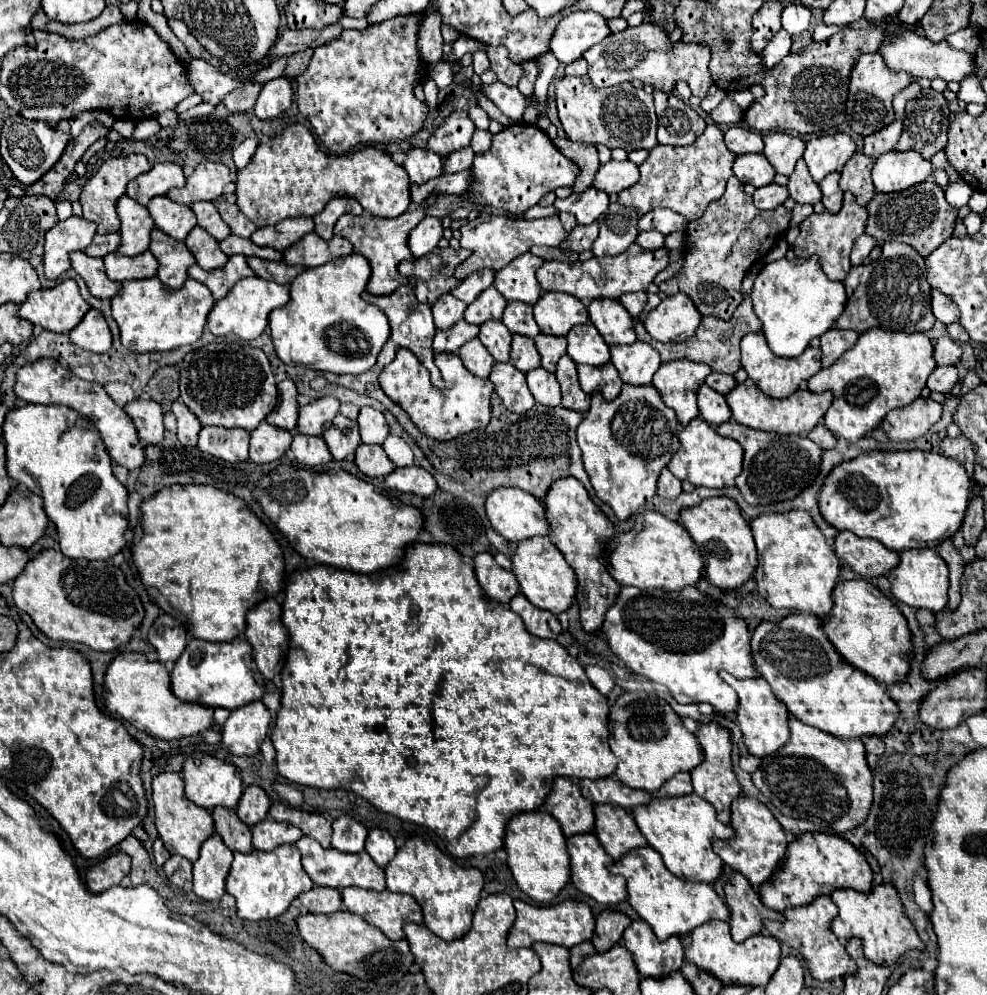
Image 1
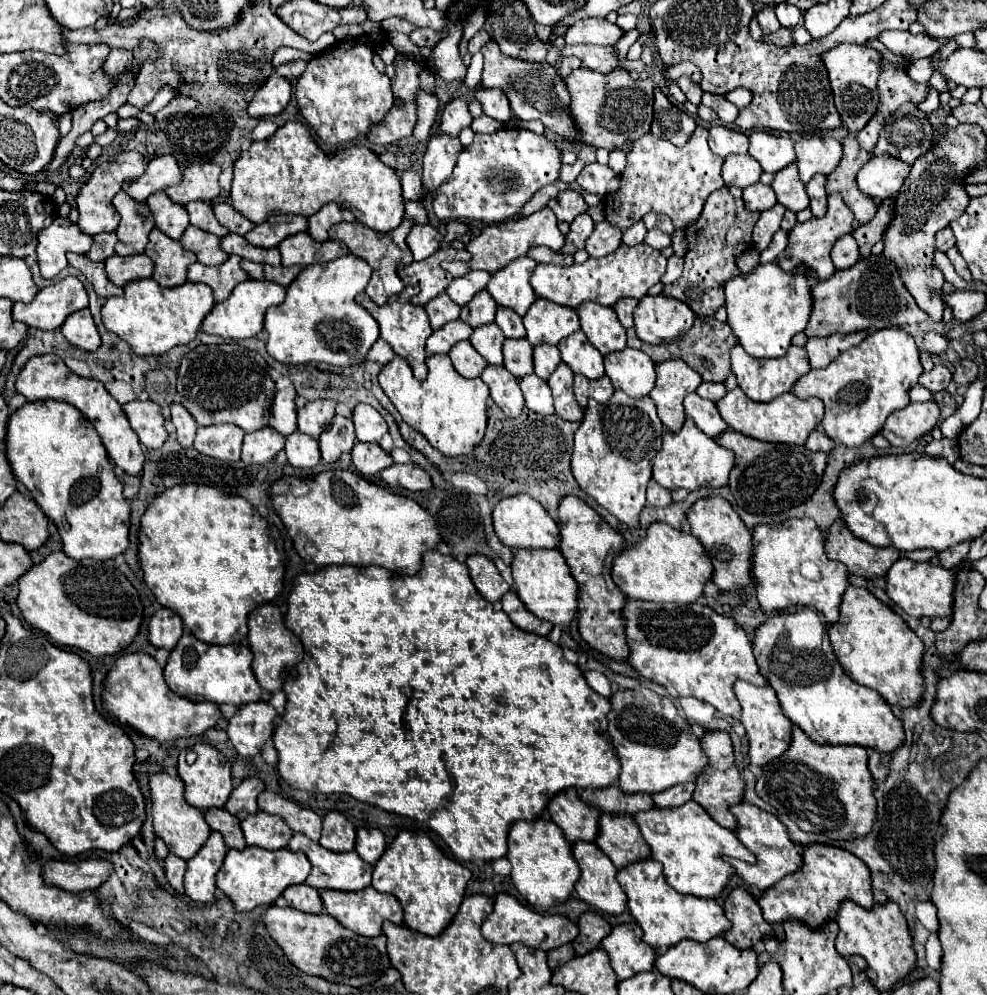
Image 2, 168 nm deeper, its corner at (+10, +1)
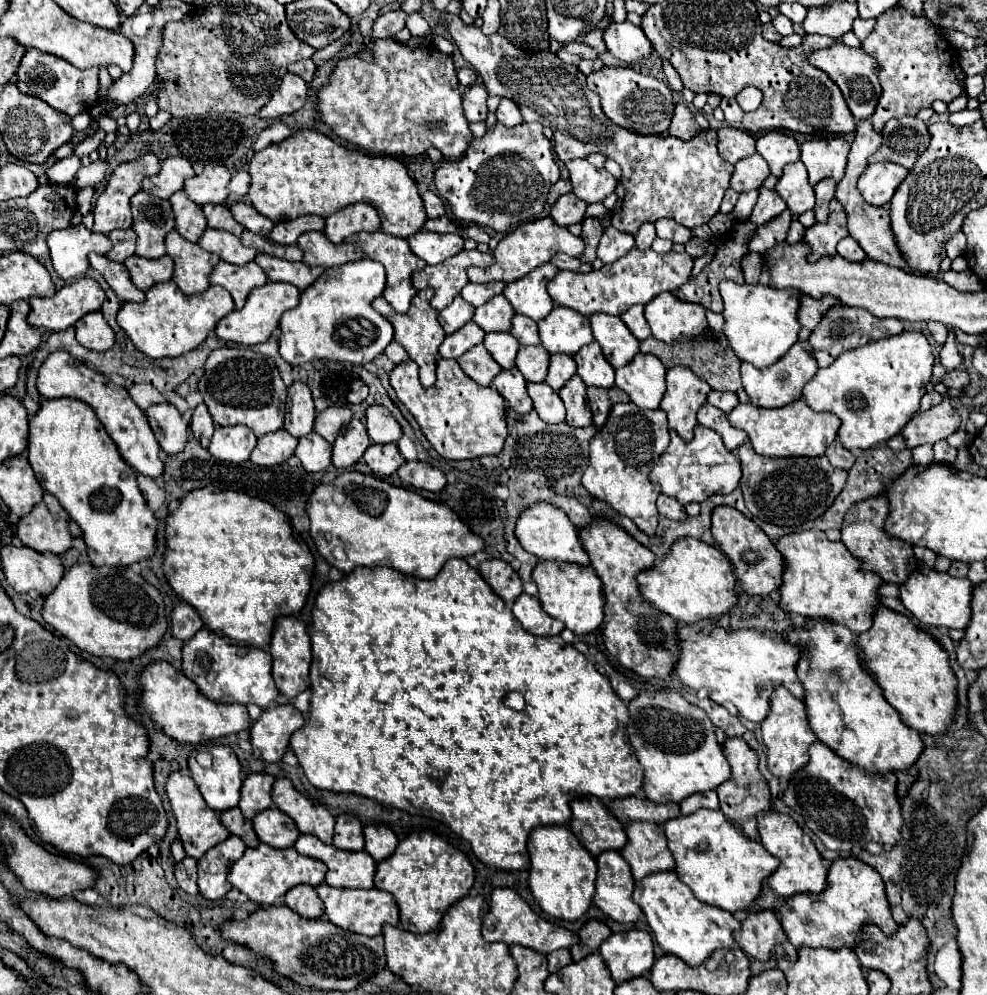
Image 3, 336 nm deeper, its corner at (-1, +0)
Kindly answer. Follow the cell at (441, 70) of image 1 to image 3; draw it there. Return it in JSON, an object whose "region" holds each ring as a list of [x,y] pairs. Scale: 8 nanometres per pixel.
{"region":[[[501,98],[499,110],[497,110],[497,120],[505,126],[517,126],[523,122],[519,108],[515,106],[515,102],[511,102],[509,98]]]}

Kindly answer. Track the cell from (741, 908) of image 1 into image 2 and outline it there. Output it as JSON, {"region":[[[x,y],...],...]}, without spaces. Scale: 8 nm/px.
{"region":[[[734,889],[728,895],[724,911],[732,923],[732,927],[724,933],[724,939],[738,949],[752,949],[772,929],[764,921],[756,899],[744,889]]]}

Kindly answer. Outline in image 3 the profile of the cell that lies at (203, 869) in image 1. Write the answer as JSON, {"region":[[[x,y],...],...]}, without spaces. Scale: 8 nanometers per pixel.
{"region":[[[231,834],[227,840],[213,846],[197,860],[197,874],[199,874],[197,884],[203,898],[219,900],[231,890],[227,874],[233,862],[245,852],[245,848],[247,846],[243,844],[243,840]]]}

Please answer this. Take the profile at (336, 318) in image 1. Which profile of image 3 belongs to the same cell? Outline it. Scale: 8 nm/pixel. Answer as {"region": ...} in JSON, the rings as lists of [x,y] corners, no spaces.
{"region":[[[369,258],[327,268],[307,290],[295,308],[279,322],[279,352],[285,362],[297,366],[309,360],[339,360],[367,364],[393,342],[393,326],[373,310],[371,302],[385,290],[385,268]]]}

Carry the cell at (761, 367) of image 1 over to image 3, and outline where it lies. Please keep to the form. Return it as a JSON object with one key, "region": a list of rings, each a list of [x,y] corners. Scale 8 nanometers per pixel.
{"region":[[[795,342],[791,346],[791,350],[779,362],[767,366],[767,368],[755,368],[747,362],[741,364],[743,388],[749,394],[751,402],[755,406],[761,406],[761,408],[781,408],[793,400],[799,400],[803,386],[815,376],[817,370],[819,370],[819,366],[817,366],[817,360],[811,352],[809,342]]]}

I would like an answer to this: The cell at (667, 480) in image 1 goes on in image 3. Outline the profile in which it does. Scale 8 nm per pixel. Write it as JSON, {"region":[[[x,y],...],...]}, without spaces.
{"region":[[[659,494],[657,508],[659,508],[659,514],[661,516],[671,518],[671,520],[683,520],[683,518],[687,518],[687,514],[683,510],[683,504],[675,502],[675,498],[671,498],[667,494]]]}

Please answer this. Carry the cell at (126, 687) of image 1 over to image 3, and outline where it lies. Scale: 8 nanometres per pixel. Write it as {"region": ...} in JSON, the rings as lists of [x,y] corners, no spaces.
{"region":[[[151,662],[141,672],[139,686],[141,686],[139,712],[147,714],[155,724],[159,724],[163,734],[177,742],[183,744],[209,742],[251,726],[251,718],[243,704],[219,704],[207,700],[205,696],[199,694],[197,686],[169,662]]]}

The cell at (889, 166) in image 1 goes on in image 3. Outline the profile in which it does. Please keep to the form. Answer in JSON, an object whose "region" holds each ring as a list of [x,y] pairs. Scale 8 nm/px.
{"region":[[[869,164],[867,170],[859,178],[859,192],[873,206],[887,206],[899,188],[899,182],[907,178],[909,170],[903,166],[887,164]]]}

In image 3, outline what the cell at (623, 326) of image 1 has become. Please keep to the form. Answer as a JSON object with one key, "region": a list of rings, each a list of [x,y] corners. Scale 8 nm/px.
{"region":[[[593,314],[589,320],[593,336],[613,368],[633,360],[633,356],[639,352],[639,340],[631,334],[621,318],[611,318],[609,314]]]}

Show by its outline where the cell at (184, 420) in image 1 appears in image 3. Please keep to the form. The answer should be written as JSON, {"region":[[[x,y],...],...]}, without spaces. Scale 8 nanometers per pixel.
{"region":[[[199,404],[195,410],[193,410],[193,420],[191,420],[191,432],[195,436],[195,440],[199,440],[199,444],[203,448],[209,446],[209,440],[213,436],[213,420],[211,420],[211,414],[207,410],[205,404]]]}

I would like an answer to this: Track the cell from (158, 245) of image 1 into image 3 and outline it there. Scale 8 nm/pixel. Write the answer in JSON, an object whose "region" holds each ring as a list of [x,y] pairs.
{"region":[[[171,230],[165,238],[167,254],[175,262],[173,282],[179,286],[183,294],[197,294],[209,288],[209,274],[219,262],[219,258],[205,250],[201,250],[197,244],[185,240],[175,230]]]}

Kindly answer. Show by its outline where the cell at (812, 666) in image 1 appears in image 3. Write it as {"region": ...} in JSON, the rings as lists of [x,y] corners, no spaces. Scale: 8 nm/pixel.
{"region":[[[831,622],[815,624],[803,630],[793,628],[787,640],[801,650],[797,678],[805,690],[805,710],[815,736],[841,758],[859,764],[869,772],[889,772],[909,768],[923,752],[923,740],[917,730],[903,724],[899,712],[883,698],[873,676],[861,666],[855,636]]]}

